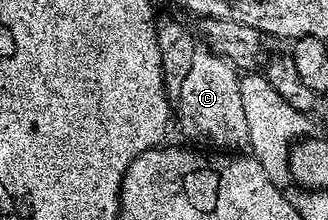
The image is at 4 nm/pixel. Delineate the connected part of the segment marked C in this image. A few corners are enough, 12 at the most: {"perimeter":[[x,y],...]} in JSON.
{"perimeter":[[196,50],[177,96],[185,138],[203,149],[248,146],[240,72]]}

